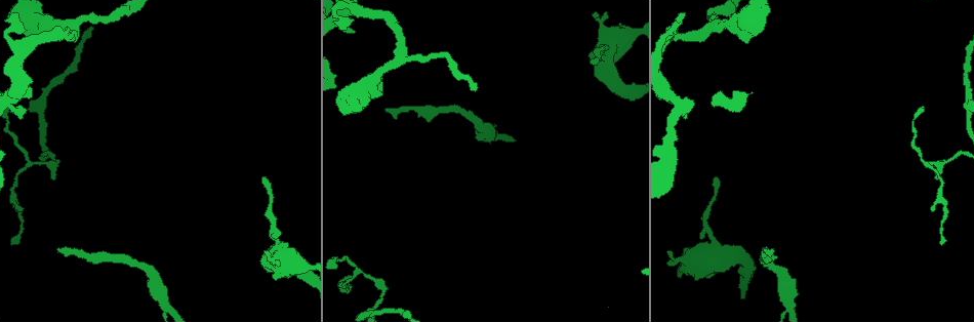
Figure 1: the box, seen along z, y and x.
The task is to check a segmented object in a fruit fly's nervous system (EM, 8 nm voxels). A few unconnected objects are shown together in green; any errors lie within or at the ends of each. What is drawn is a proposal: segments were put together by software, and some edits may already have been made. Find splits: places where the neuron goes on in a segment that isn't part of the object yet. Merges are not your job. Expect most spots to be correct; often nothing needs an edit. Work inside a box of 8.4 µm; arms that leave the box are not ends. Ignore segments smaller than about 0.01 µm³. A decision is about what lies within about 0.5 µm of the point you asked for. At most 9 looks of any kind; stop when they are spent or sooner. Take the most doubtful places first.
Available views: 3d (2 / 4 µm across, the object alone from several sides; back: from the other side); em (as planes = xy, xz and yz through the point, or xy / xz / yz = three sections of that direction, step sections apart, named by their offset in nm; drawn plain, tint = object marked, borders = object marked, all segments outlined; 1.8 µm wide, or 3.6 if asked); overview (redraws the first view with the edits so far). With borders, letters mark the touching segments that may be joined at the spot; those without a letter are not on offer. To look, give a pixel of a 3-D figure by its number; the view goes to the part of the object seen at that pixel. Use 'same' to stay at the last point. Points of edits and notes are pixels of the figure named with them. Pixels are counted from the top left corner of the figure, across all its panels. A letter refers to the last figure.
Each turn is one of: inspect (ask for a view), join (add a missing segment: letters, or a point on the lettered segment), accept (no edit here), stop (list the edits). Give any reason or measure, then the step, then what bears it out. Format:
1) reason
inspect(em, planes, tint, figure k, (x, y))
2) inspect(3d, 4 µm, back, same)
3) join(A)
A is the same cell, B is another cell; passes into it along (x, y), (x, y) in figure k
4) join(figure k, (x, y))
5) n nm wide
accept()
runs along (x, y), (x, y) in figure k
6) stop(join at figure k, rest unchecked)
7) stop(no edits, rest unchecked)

long arm stops here
inspect(3d, 4 µm, figure 1, (773, 249))

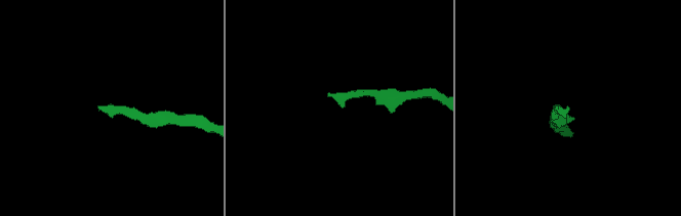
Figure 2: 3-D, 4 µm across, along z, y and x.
inspect(em, xy, step 4, tint, figure 2, (113, 109))

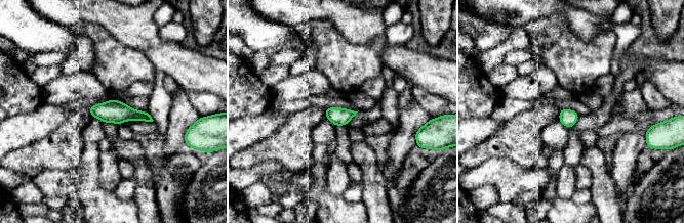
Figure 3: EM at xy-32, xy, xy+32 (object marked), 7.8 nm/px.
inspect(em, planes, borders, same)

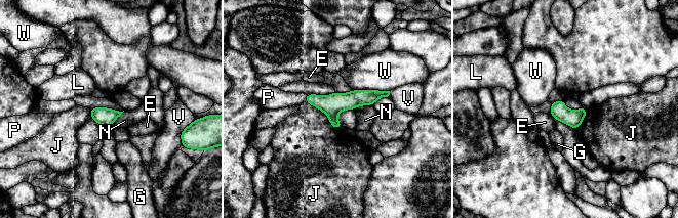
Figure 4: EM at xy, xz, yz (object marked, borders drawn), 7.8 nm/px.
join(P)
P is the same cell, E, G, J, L, N, V and W are other cells; the neuron continues

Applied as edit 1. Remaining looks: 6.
see it whole again
inspect(overview)

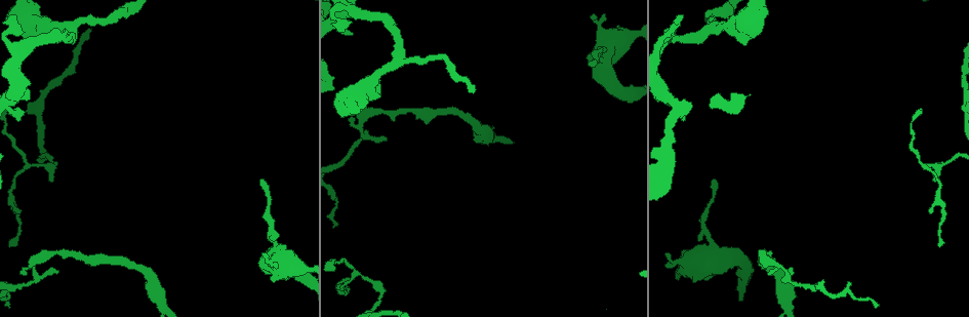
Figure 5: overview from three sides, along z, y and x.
thick turns thin
inspect(em, planes, borders, figure 5, (42, 28))

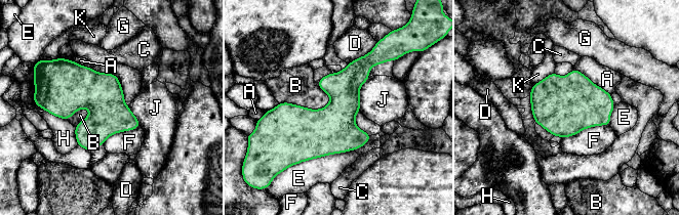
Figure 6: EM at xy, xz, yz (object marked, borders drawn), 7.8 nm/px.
320 nm wide
accept()
A, B, C, D, E, F, G, H, J and K are other cells; border along (330, 96), (318, 109), (279, 103) in figure 6; none of them fits

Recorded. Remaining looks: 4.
an open end
inspect(em, xy, step 16, tint, figure 5, (346, 30))

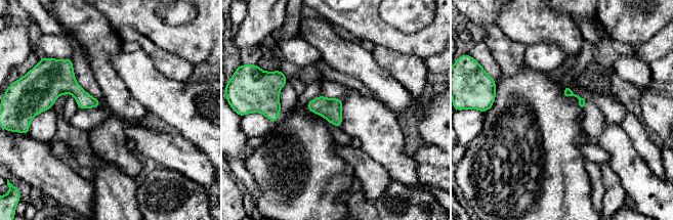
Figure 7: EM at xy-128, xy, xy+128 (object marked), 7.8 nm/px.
inspect(em, planes, borders, same)

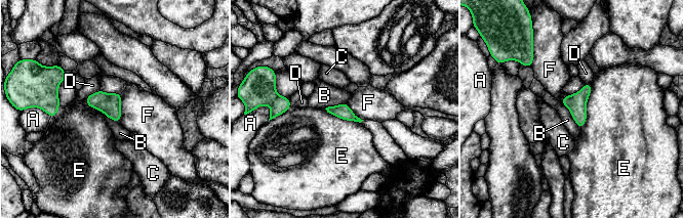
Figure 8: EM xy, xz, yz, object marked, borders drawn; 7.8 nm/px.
accept()
A, B, C, D, E and F are other cells; border along (122, 93), (120, 122) in figure 8; none of them fits

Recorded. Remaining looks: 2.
branch stops here
inspect(3d, 2 µm, figure 5, (261, 181))

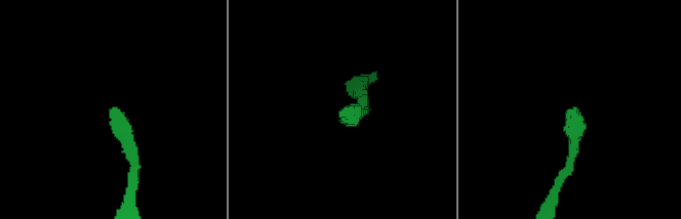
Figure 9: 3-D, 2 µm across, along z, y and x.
inspect(em, yz, step 4, borders, figure 9, (115, 107))

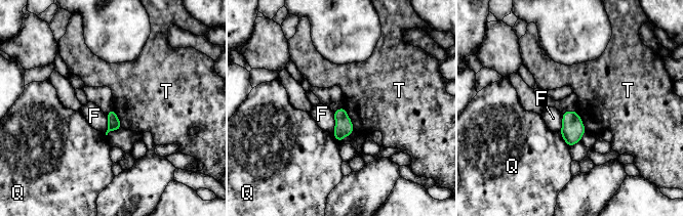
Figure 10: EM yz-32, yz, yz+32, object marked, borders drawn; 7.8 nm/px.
accept()
F, Q and T are other cells; border along (344, 106), (355, 130) in figure 10; no lettered segment goes on from it

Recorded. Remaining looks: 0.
stop(join at figure 4, rest unchecked)

